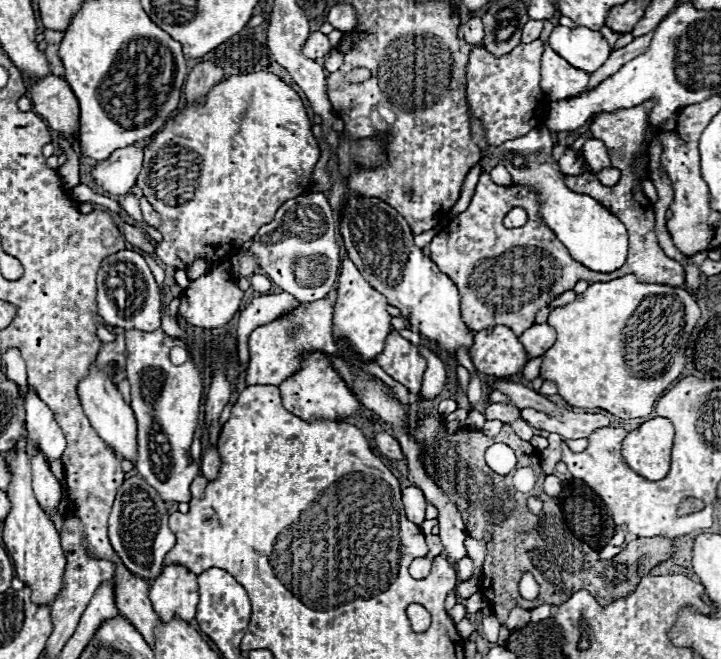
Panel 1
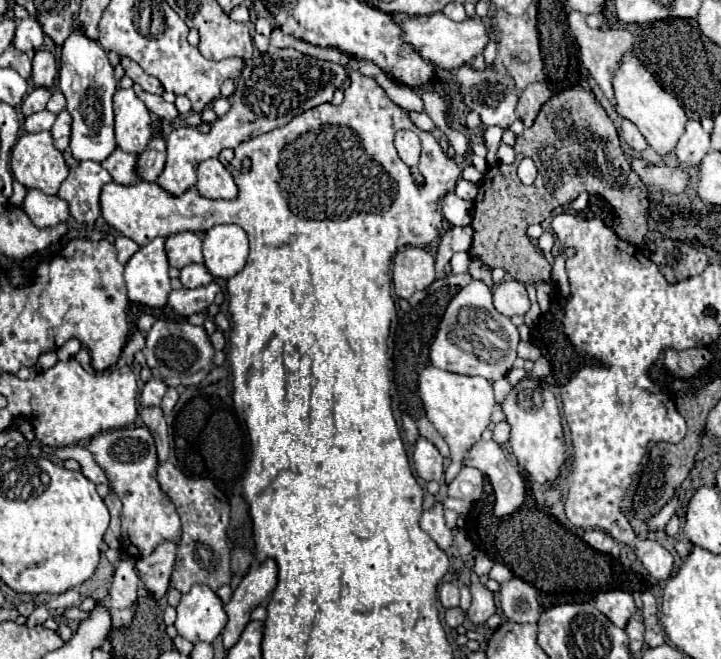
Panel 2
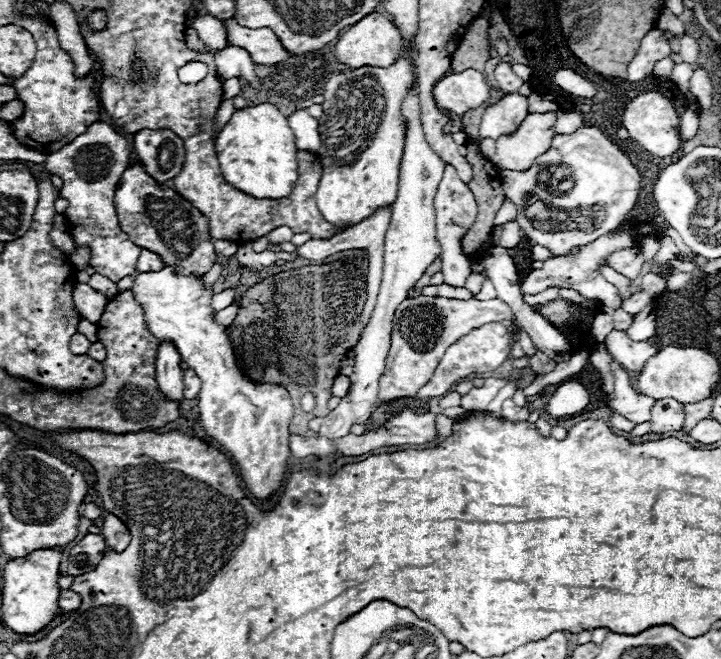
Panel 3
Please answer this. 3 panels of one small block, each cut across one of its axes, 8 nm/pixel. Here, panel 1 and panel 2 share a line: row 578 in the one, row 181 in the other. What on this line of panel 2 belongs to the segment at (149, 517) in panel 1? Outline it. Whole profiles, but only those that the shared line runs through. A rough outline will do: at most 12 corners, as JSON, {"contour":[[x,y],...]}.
{"contour":[[152,138],[138,156],[138,176],[154,182],[164,170],[164,138]]}

